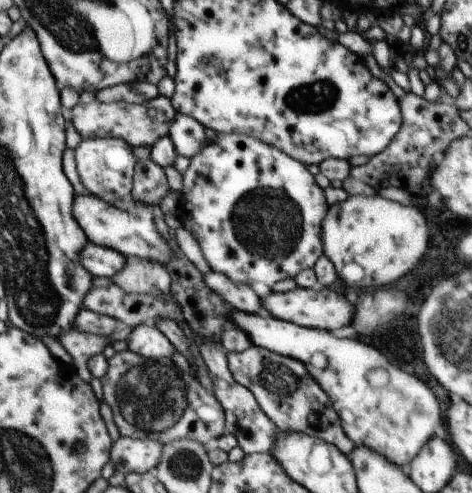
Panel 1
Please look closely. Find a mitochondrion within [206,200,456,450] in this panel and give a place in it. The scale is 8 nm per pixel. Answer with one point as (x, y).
(279, 379)

